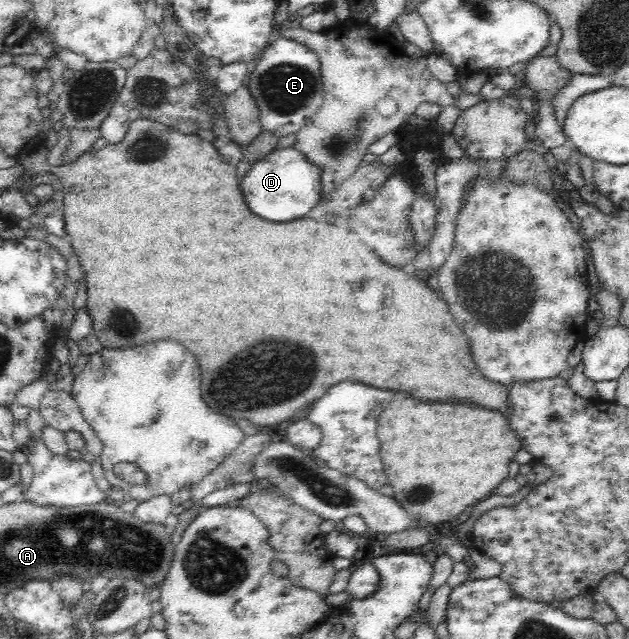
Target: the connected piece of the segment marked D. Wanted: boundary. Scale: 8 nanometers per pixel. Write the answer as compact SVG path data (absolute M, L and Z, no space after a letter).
M293 146L273 150L252 164L251 168L240 186L248 208L264 220L290 222L302 218L322 199L320 167L308 161Z

